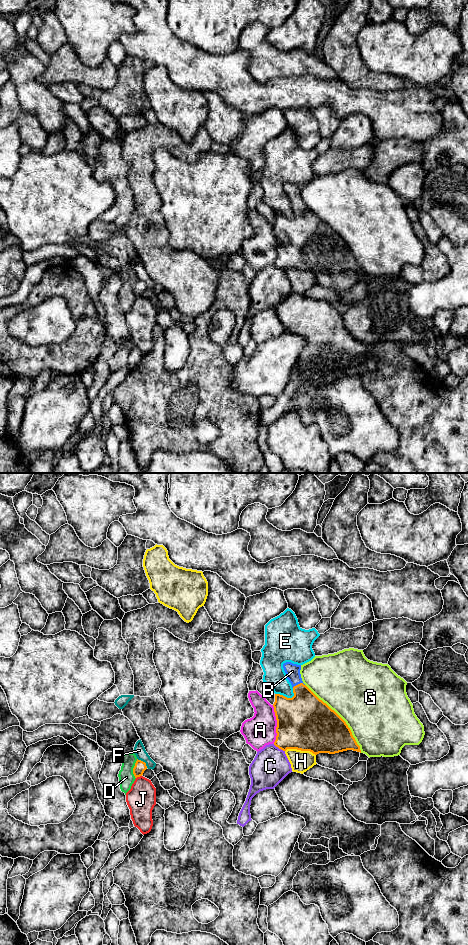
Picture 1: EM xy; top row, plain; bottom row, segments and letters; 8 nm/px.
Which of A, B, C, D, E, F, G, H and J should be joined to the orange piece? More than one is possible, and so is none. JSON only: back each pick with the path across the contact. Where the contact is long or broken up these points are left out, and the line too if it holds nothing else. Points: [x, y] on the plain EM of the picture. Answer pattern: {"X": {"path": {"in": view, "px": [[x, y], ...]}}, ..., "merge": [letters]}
{"merge": ["B"]}

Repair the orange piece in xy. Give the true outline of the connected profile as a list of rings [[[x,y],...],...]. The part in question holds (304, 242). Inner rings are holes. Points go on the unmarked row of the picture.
[[[286,182],[283,184],[283,188],[292,205],[294,216],[287,218],[275,214],[273,227],[277,240],[277,256],[274,265],[283,271],[297,269],[310,271],[315,275],[319,273],[335,274],[347,270],[361,273],[360,266],[346,242],[303,203],[300,194],[301,185]]]

